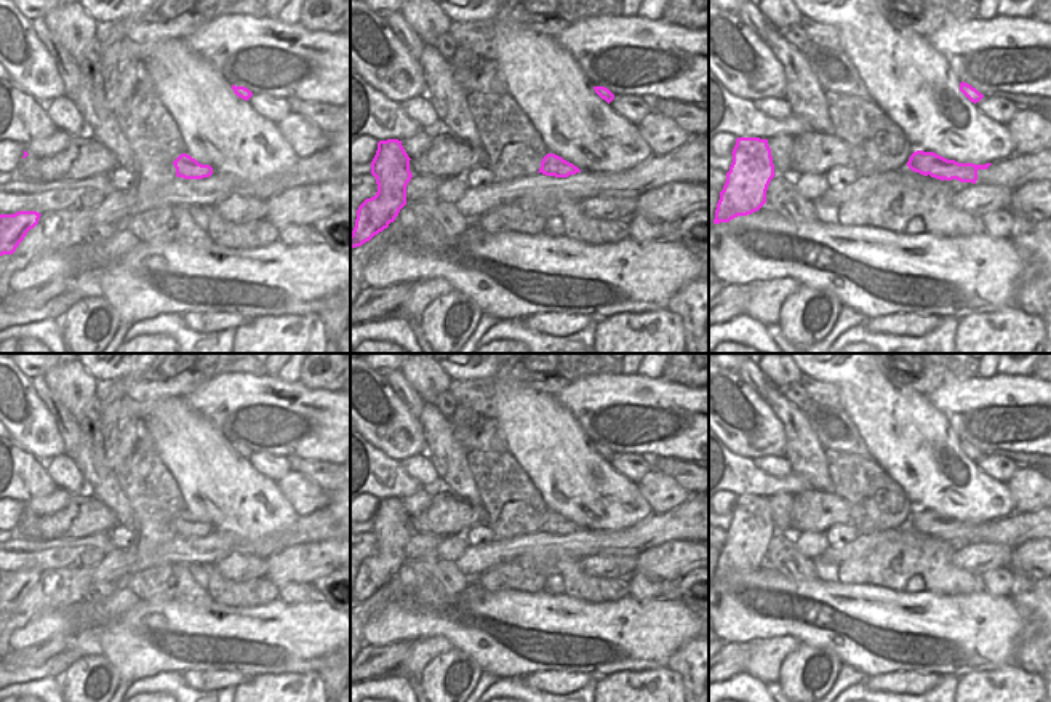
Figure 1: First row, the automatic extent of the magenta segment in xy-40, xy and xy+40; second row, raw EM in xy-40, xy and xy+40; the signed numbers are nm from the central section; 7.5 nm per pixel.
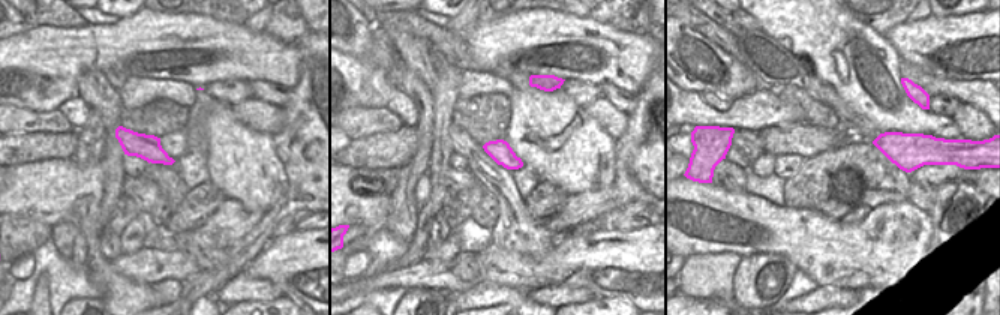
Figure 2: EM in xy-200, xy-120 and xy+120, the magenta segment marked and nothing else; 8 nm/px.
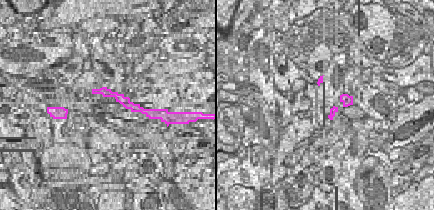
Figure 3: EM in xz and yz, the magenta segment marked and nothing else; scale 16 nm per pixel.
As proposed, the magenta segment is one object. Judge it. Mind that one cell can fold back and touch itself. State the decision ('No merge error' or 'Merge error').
Merge error

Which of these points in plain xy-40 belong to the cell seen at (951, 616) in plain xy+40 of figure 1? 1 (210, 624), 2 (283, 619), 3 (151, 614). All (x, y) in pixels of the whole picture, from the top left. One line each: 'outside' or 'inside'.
1: inside
2: inside
3: inside

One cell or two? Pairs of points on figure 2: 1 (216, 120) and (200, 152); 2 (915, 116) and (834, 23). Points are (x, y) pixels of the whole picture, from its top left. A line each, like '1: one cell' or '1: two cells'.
1: two cells
2: one cell

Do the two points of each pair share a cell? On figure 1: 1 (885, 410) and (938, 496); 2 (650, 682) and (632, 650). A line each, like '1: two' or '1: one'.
1: one
2: two

